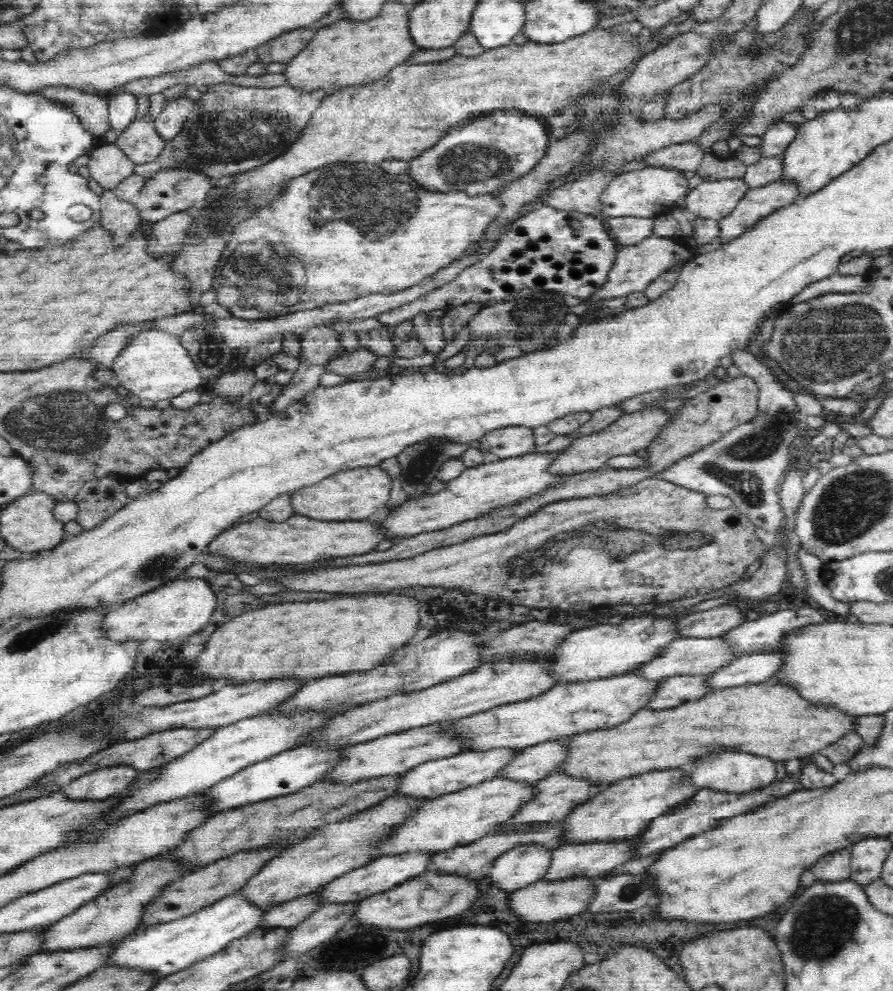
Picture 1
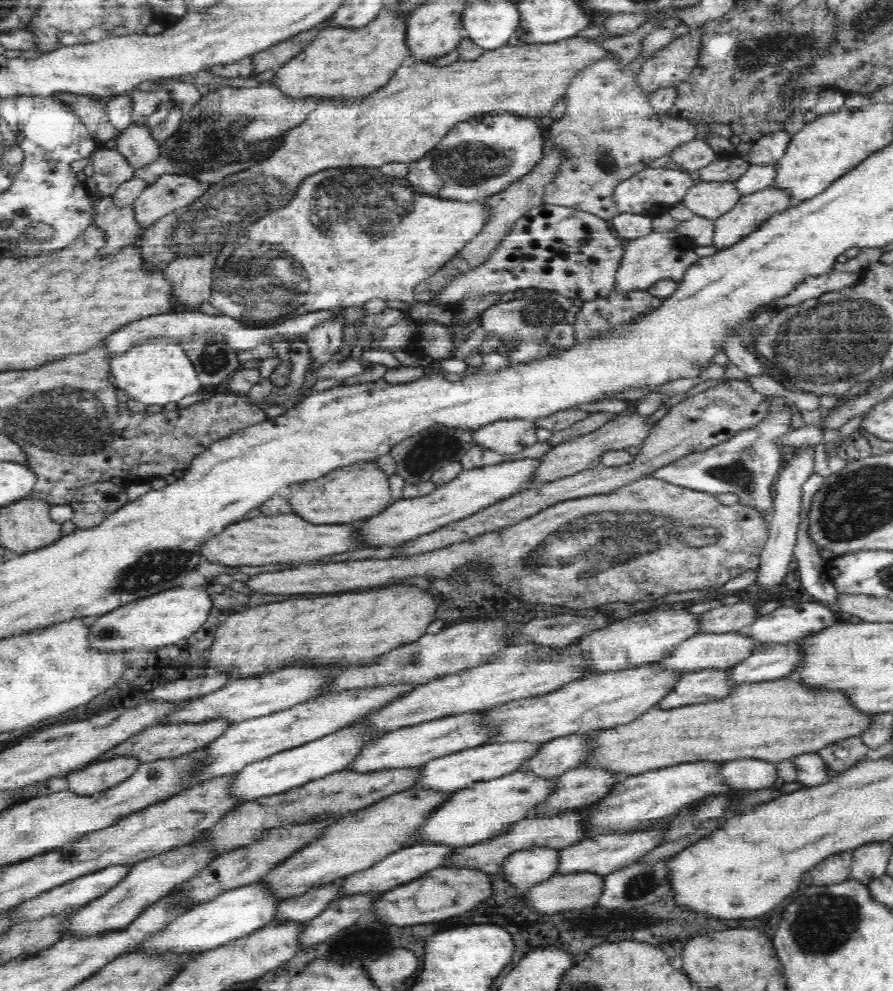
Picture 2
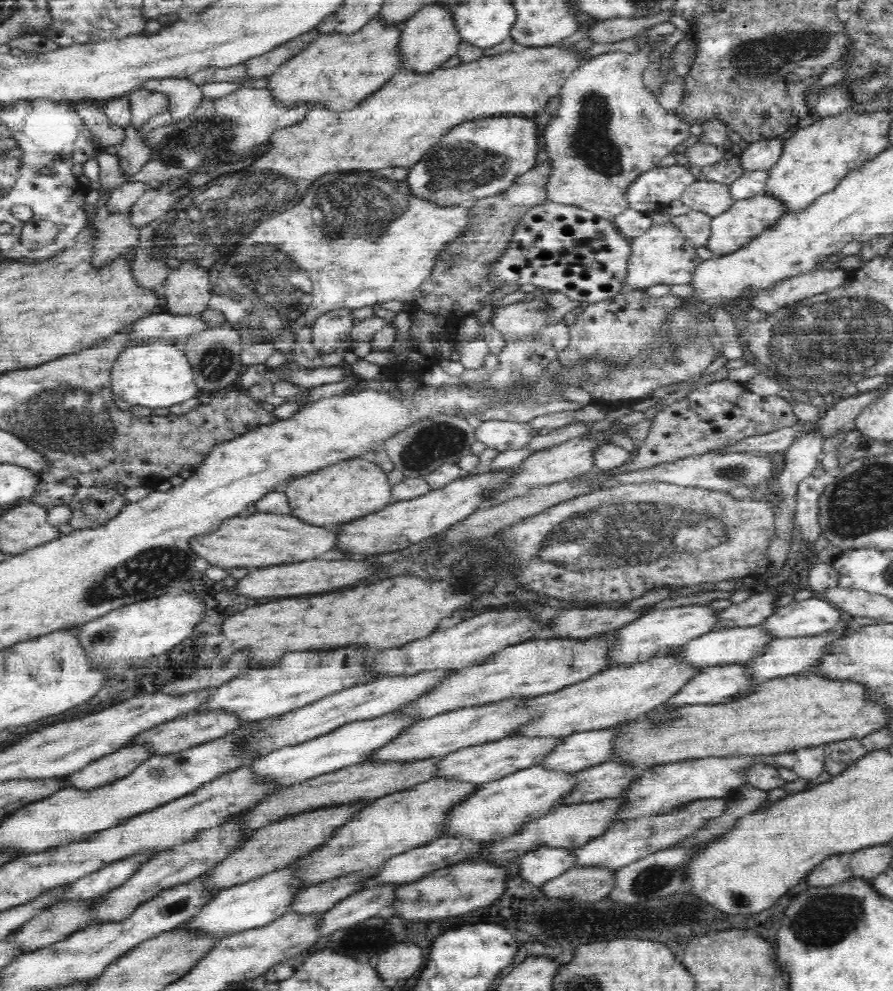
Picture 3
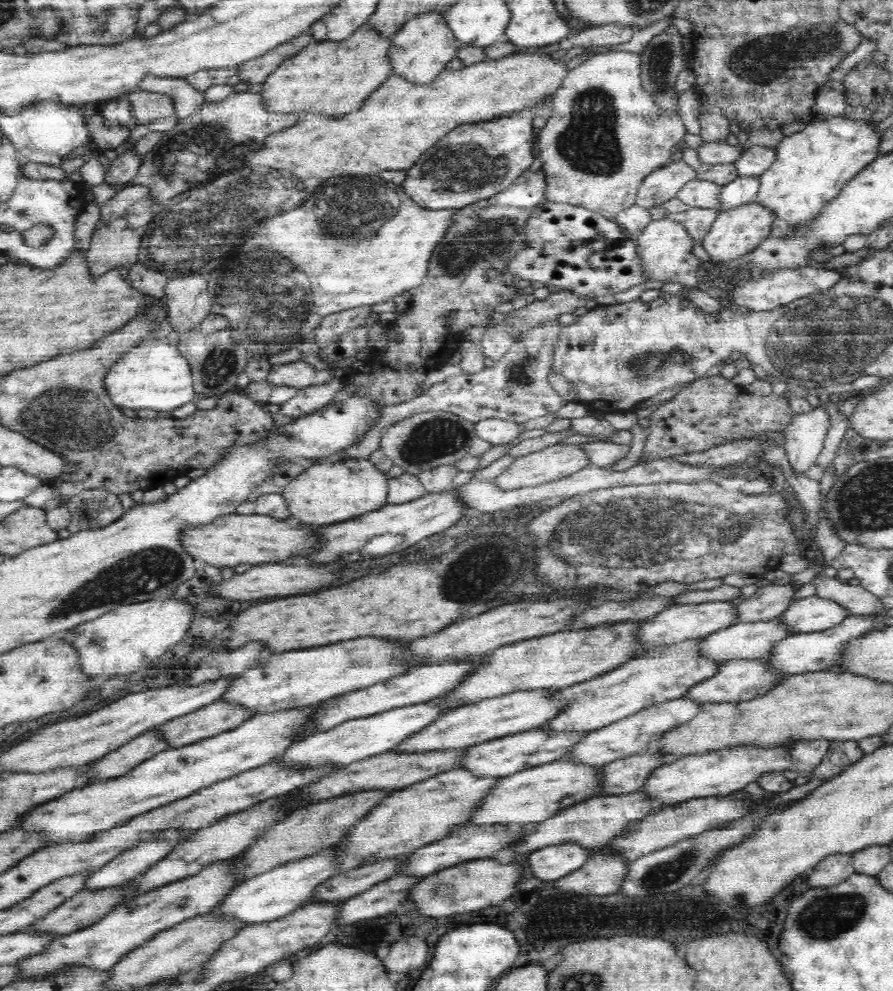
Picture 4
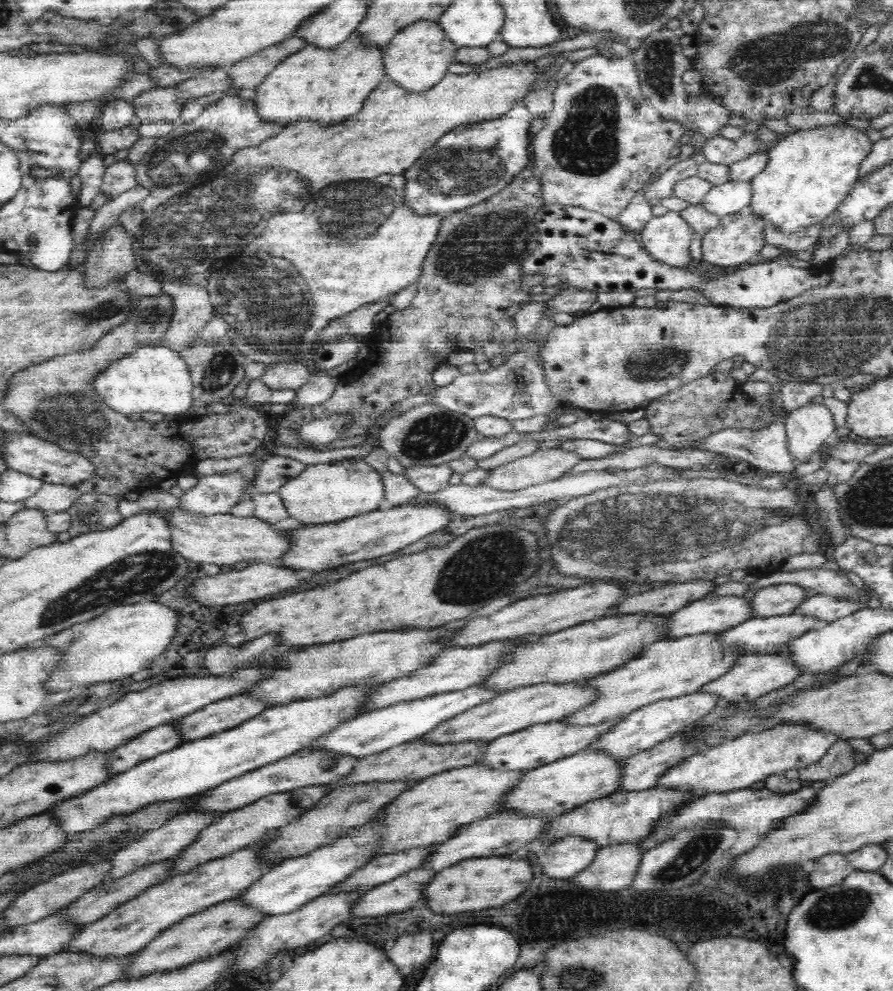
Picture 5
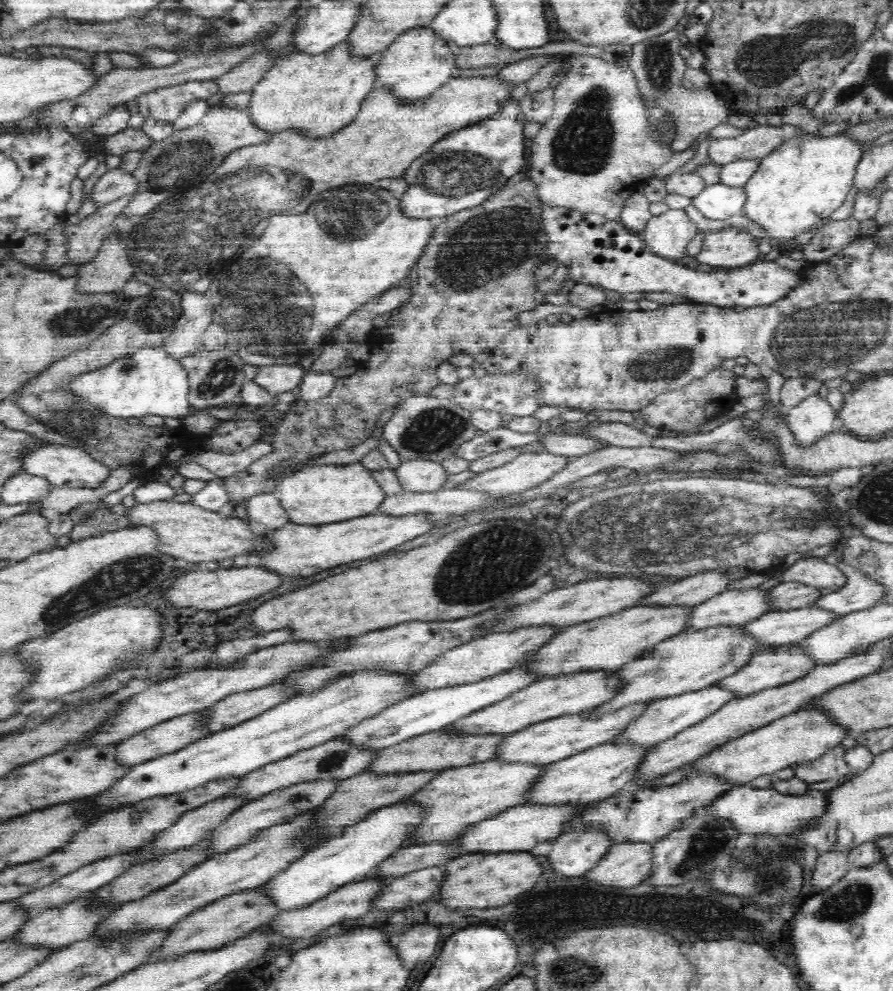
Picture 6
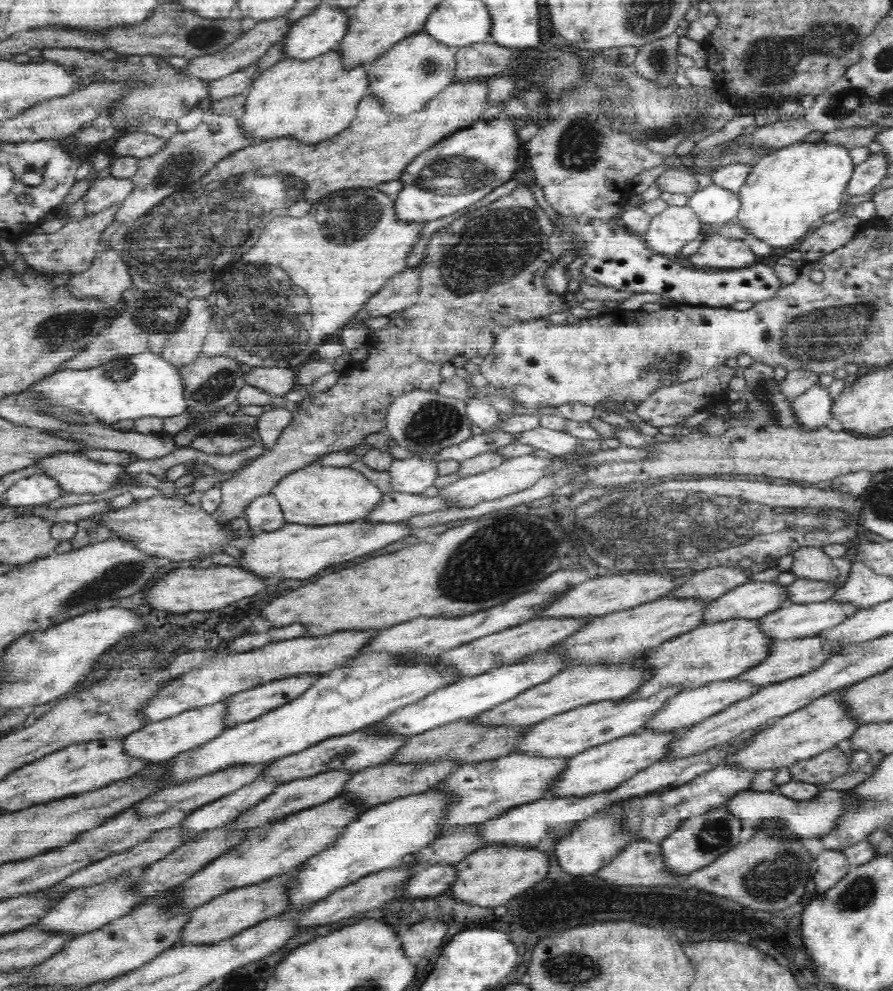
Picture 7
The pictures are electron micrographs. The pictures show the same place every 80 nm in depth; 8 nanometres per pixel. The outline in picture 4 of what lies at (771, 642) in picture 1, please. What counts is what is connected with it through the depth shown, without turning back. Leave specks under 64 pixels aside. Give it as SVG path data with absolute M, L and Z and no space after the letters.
M816 594L793 602L776 620L789 624L797 633L812 633L837 626L848 616L847 608Z

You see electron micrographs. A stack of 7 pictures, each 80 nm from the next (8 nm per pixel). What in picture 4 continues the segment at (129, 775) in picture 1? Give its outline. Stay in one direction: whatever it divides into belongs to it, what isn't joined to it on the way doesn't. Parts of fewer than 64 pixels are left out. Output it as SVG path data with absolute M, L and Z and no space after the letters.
M151 729L106 754L101 760L94 761L92 779L94 782L100 782L108 778L118 778L166 749L168 739L164 731Z

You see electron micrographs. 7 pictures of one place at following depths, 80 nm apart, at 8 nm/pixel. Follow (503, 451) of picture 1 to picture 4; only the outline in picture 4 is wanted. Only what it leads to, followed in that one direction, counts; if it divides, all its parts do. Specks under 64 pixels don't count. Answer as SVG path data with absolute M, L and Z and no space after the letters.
M486 418L475 424L478 438L490 442L490 444L504 446L512 444L520 438L524 432L524 425L498 418Z

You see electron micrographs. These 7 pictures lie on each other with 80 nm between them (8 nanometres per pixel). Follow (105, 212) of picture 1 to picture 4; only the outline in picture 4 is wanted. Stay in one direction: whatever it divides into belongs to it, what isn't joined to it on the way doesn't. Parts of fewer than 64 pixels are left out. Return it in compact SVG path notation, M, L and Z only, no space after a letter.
M126 217L107 223L100 218L91 236L91 247L86 251L90 274L98 278L116 266L124 266L125 272L138 261L139 239L138 230L128 227Z

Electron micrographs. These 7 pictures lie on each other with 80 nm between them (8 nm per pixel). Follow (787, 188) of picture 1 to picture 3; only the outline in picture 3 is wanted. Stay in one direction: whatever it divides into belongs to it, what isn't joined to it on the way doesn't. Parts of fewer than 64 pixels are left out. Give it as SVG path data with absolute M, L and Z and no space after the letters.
M764 192L752 198L735 200L734 205L727 212L712 217L710 238L706 242L706 247L713 252L714 257L733 253L741 246L748 245L750 241L761 236L762 232L772 227L786 212L782 202L776 201L771 196L766 196Z

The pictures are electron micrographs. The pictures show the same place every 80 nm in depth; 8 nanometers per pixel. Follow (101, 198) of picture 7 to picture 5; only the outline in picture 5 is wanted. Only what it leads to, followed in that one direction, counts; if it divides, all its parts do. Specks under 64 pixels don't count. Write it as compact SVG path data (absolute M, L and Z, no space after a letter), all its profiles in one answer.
M118 160L108 168L105 168L100 192L106 195L109 200L118 194L124 194L127 190L132 190L138 186L135 164L130 160Z

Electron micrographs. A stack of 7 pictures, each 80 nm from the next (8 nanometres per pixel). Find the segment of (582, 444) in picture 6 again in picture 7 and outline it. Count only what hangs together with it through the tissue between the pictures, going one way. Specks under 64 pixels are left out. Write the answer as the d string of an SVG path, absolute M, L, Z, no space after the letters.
M541 425L532 430L524 430L514 434L516 442L529 444L535 449L540 448L541 452L553 454L553 456L562 456L568 452L576 450L580 446L580 439L566 433L565 431L554 431Z

